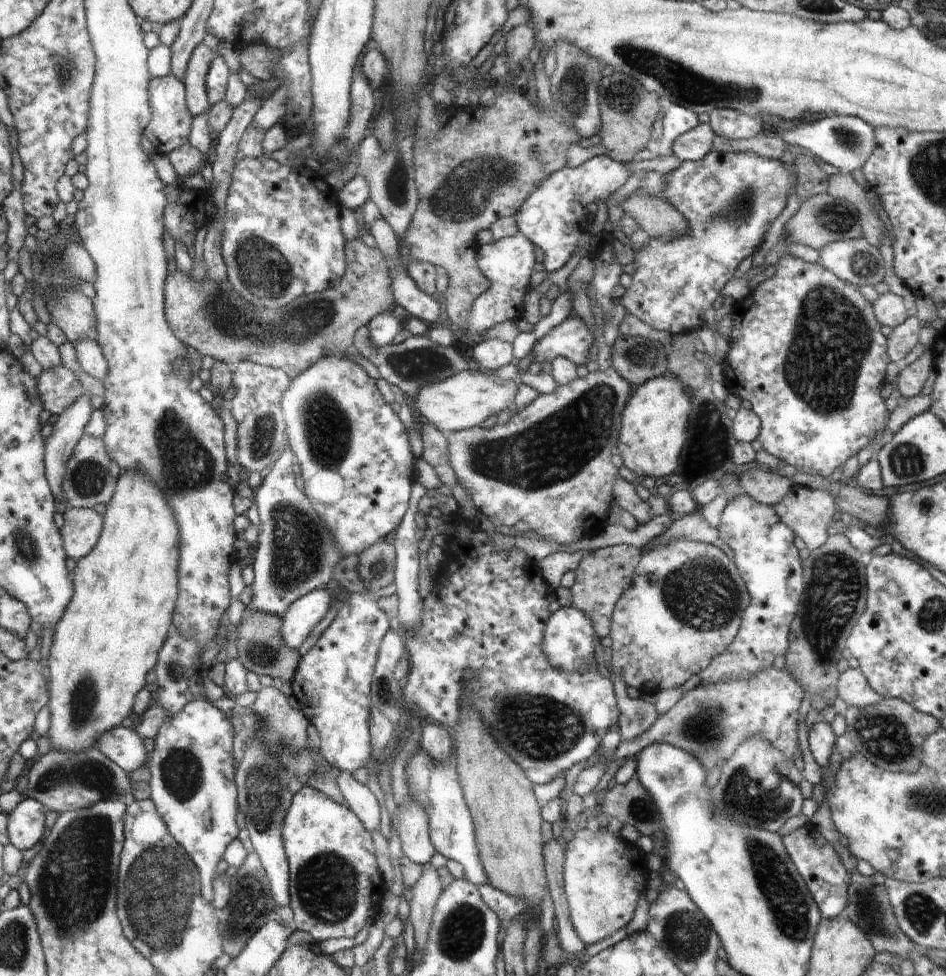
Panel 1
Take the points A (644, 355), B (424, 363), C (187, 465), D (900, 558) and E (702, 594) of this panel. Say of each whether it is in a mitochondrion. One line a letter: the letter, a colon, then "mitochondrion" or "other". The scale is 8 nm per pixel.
A: mitochondrion
B: mitochondrion
C: mitochondrion
D: other
E: mitochondrion

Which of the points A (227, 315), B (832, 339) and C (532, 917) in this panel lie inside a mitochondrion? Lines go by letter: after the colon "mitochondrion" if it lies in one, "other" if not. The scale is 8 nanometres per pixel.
A: mitochondrion
B: mitochondrion
C: other

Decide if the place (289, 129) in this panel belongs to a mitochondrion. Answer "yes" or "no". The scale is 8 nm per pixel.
no

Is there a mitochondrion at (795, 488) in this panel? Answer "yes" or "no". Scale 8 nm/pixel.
no

